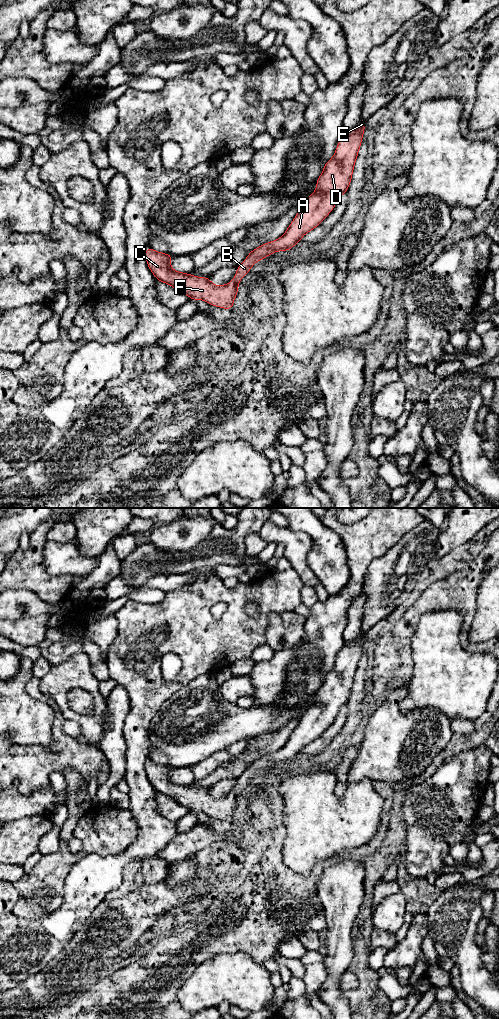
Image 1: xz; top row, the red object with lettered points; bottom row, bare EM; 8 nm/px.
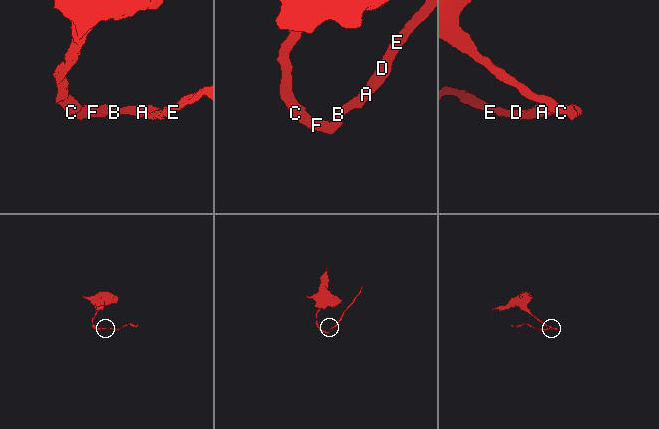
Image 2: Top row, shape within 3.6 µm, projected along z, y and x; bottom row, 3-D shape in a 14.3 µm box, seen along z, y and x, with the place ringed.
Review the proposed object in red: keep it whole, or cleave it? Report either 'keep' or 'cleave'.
keep

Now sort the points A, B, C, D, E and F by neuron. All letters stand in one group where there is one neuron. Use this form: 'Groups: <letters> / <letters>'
Groups: A B C D E F

